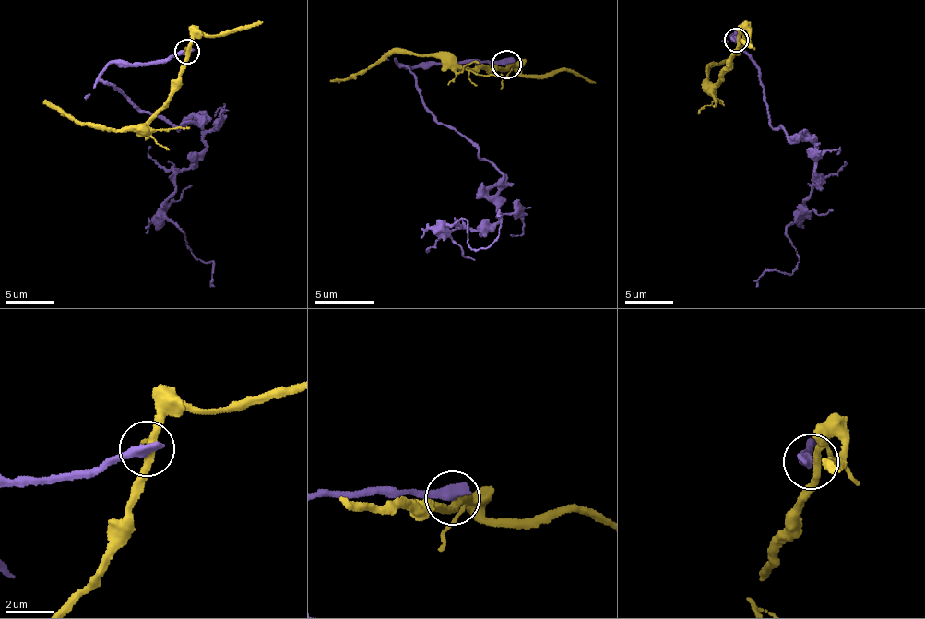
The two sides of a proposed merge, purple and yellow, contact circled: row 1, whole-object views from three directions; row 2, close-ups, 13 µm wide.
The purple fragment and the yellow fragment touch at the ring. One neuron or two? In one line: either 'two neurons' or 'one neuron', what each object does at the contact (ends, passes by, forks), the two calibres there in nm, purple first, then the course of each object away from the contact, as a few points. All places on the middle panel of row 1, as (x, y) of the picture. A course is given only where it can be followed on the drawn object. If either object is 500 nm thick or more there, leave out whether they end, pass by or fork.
two neurons | purple ends | yellow passes by | 480/280 nm | purple via (505, 65), (403, 66), (501, 177), (499, 221), (447, 229), (466, 220), (468, 244), (487, 247), (500, 215) | yellow via (505, 65), (492, 74), (432, 55), (386, 53), (354, 76), (329, 80)

